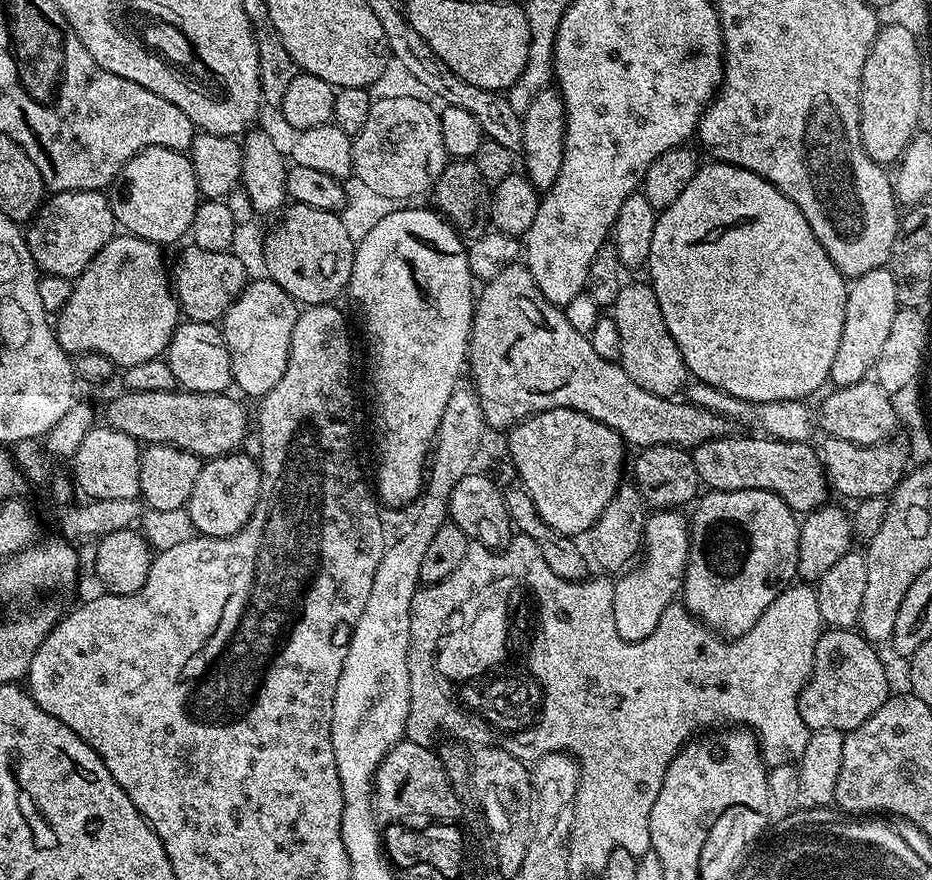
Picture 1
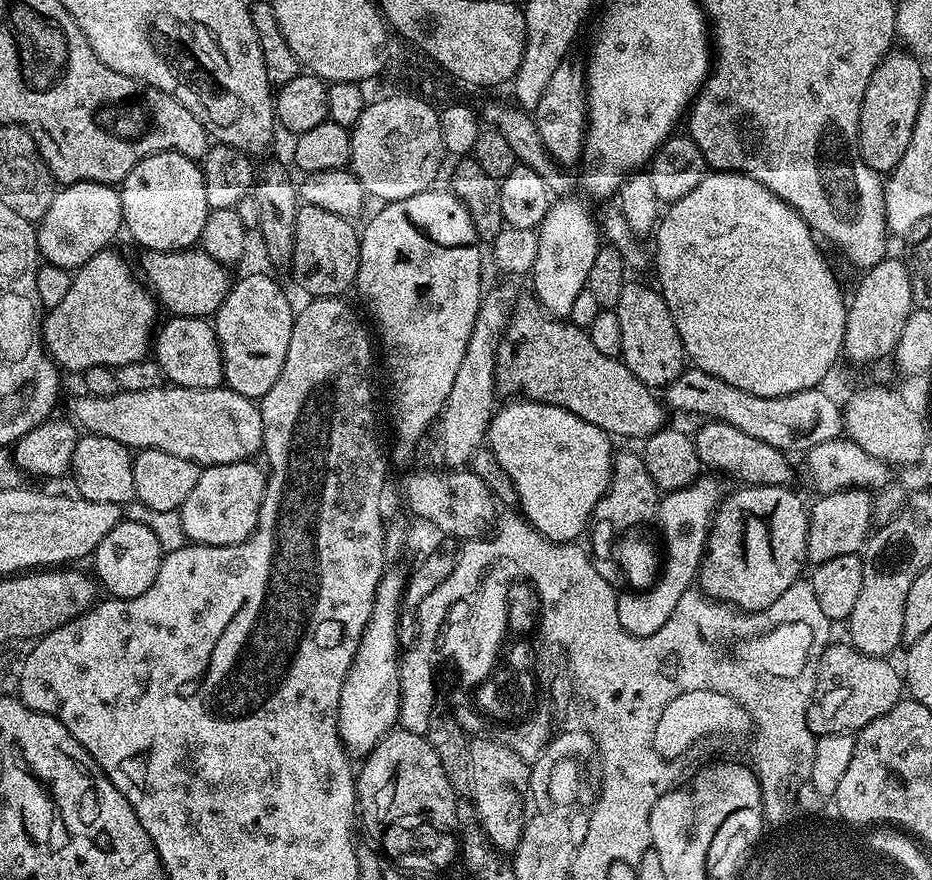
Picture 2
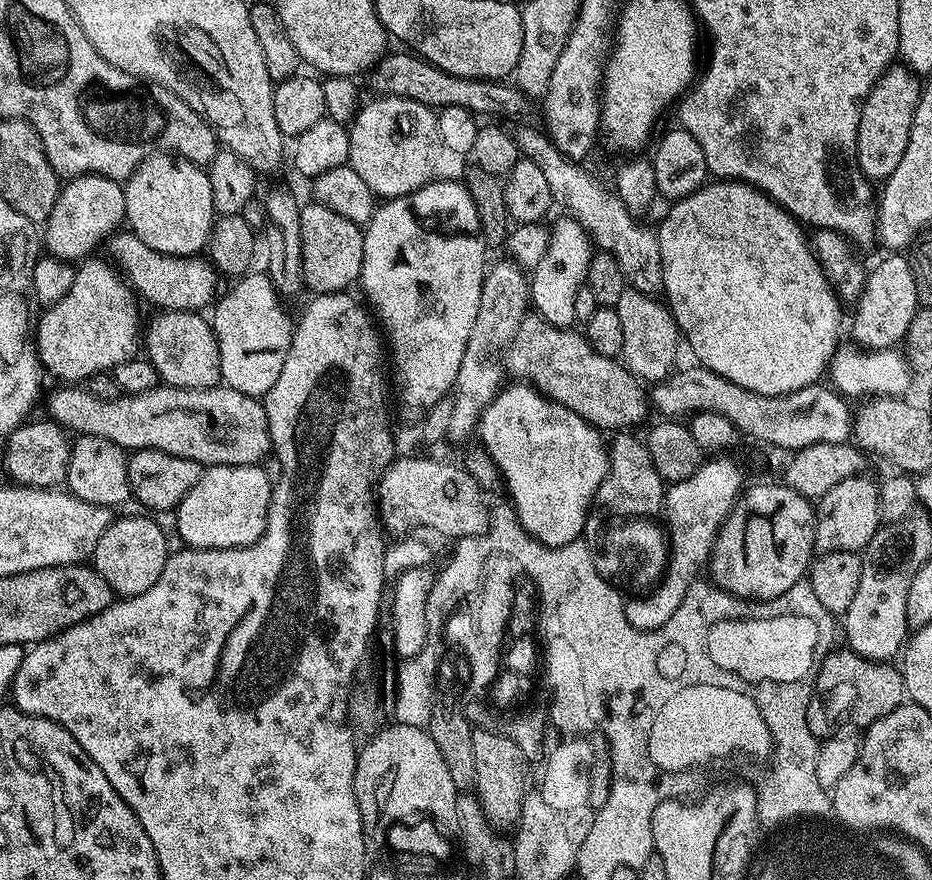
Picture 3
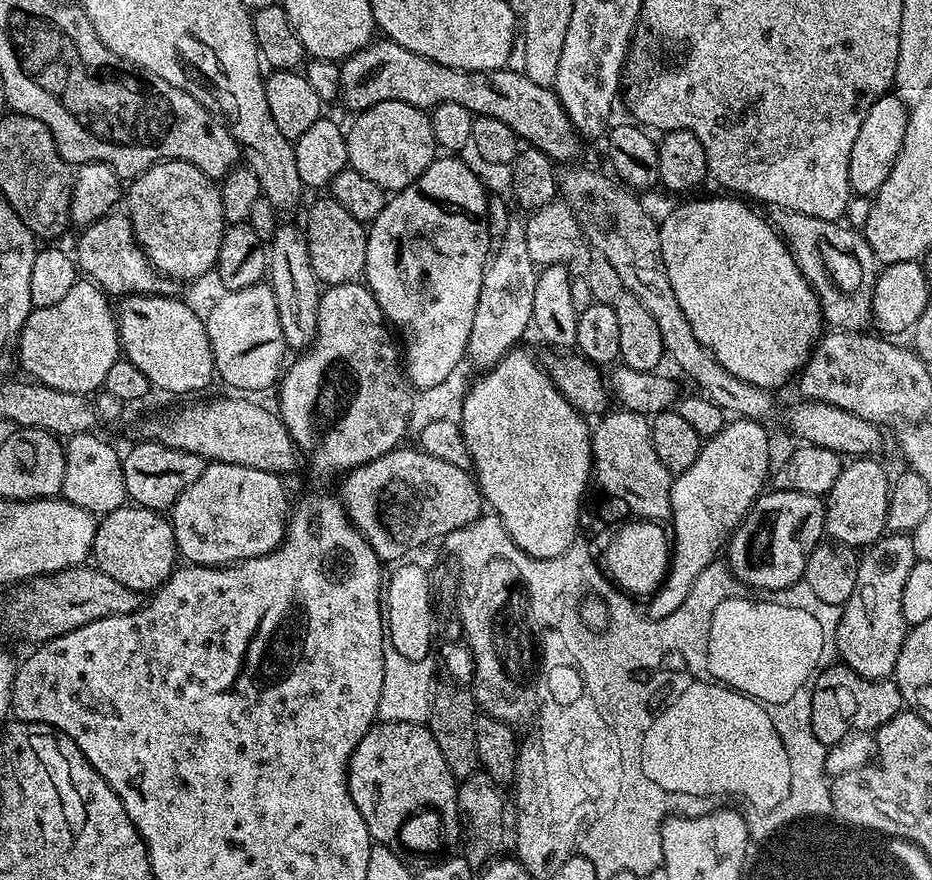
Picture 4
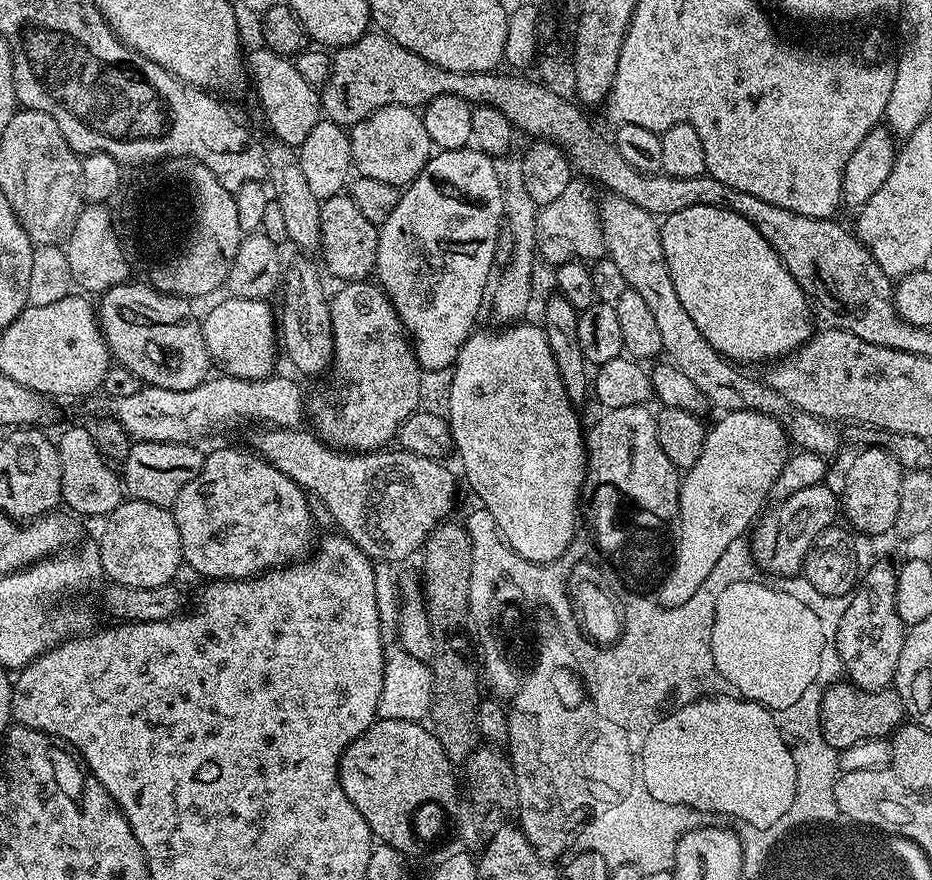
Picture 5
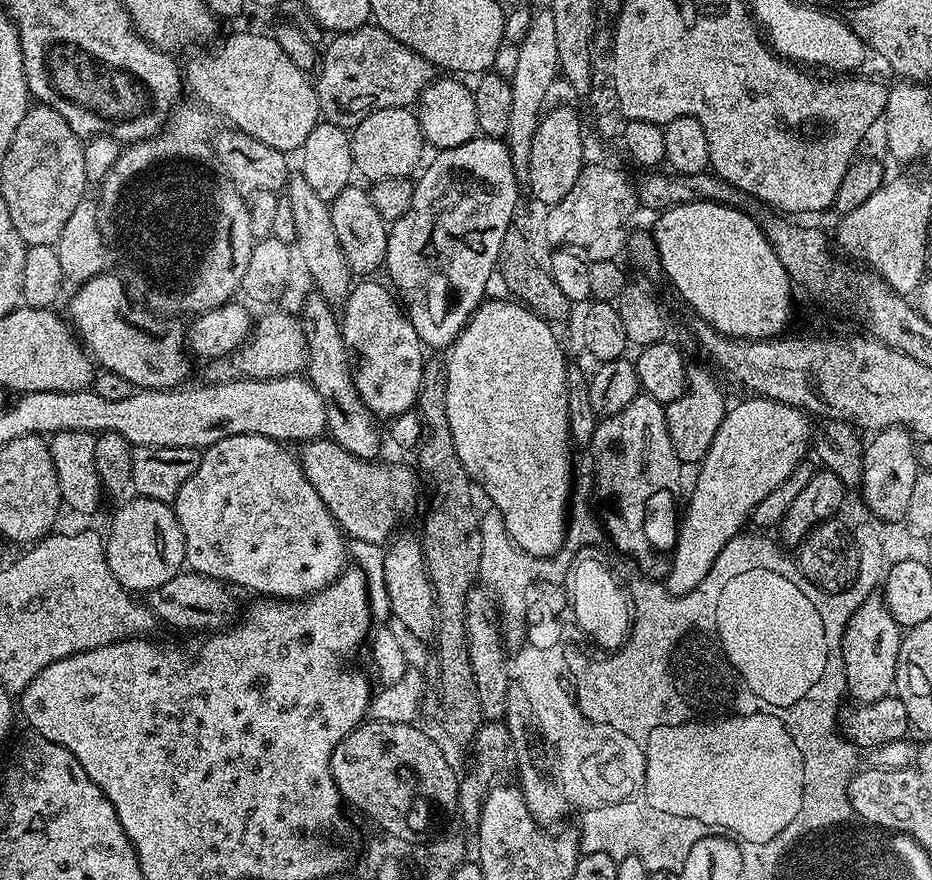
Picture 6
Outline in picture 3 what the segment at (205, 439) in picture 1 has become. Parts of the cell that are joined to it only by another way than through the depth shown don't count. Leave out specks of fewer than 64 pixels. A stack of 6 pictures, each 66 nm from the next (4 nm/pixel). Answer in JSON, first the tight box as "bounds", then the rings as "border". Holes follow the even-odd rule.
{"bounds":[47,386,273,466],"border":[[[60,386],[48,396],[47,415],[76,436],[112,440],[119,448],[153,448],[205,466],[260,464],[273,451],[263,403],[227,386],[169,388],[157,386],[142,394],[102,401],[84,386]]]}

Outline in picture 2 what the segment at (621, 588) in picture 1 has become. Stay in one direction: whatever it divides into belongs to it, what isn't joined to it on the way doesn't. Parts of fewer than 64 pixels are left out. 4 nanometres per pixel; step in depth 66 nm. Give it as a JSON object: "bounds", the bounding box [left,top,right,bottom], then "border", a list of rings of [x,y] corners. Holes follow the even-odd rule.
{"bounds":[617,478,726,636],"border":[[[701,478],[685,488],[677,488],[661,495],[660,505],[656,508],[655,523],[660,524],[660,536],[664,539],[662,544],[662,567],[659,569],[659,576],[655,584],[647,591],[628,590],[617,595],[618,602],[618,620],[622,622],[624,629],[632,636],[649,636],[654,634],[654,630],[662,630],[674,614],[674,606],[678,606],[678,598],[686,594],[688,588],[697,583],[700,563],[704,561],[704,549],[708,547],[708,532],[712,528],[712,518],[716,514],[718,505],[723,501],[726,495],[726,489],[716,480],[707,480]]]}

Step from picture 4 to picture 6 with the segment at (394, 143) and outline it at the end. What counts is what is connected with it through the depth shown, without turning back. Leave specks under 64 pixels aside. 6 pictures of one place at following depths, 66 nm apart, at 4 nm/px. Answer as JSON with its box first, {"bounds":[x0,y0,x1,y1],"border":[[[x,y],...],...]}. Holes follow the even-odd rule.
{"bounds":[350,107,426,182],"border":[[[411,107],[378,110],[362,118],[362,122],[358,122],[358,126],[351,129],[350,135],[352,167],[359,175],[361,172],[368,182],[399,176],[411,177],[425,159],[426,141],[420,129],[420,120]]]}

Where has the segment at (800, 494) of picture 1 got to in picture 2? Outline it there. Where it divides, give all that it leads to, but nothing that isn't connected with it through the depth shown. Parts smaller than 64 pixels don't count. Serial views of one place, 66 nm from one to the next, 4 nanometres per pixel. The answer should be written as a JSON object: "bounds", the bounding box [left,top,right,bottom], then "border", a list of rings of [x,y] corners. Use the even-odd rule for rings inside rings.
{"bounds":[694,420,792,486],"border":[[[708,420],[701,423],[697,432],[694,432],[696,453],[701,465],[705,469],[713,468],[720,472],[725,468],[734,479],[740,480],[741,485],[775,484],[784,486],[789,483],[792,476],[792,468],[788,465],[789,457],[779,452],[774,446],[766,446],[766,442],[758,442],[758,438],[750,438],[750,434],[742,434],[742,430],[734,430],[721,420]]]}

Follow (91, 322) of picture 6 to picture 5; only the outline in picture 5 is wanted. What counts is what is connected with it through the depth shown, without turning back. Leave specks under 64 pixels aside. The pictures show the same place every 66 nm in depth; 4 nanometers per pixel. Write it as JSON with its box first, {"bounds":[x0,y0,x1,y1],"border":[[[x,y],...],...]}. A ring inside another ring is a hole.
{"bounds":[98,282,210,390],"border":[[[125,282],[108,289],[98,300],[98,321],[100,333],[108,344],[108,351],[115,363],[126,366],[130,374],[134,374],[145,385],[162,390],[194,390],[194,386],[209,379],[210,361],[204,335],[200,329],[202,320],[191,308],[189,301],[183,296],[173,296],[160,292],[151,283],[132,284]]]}

